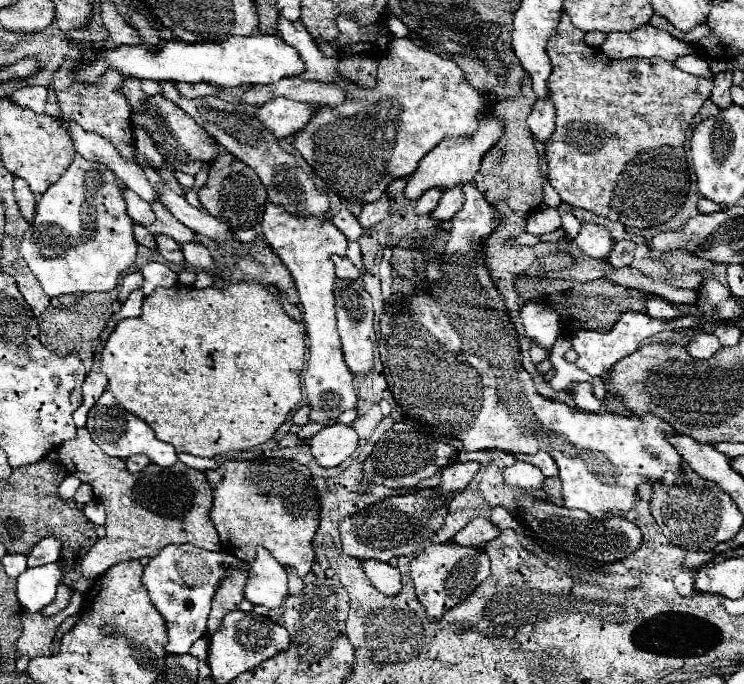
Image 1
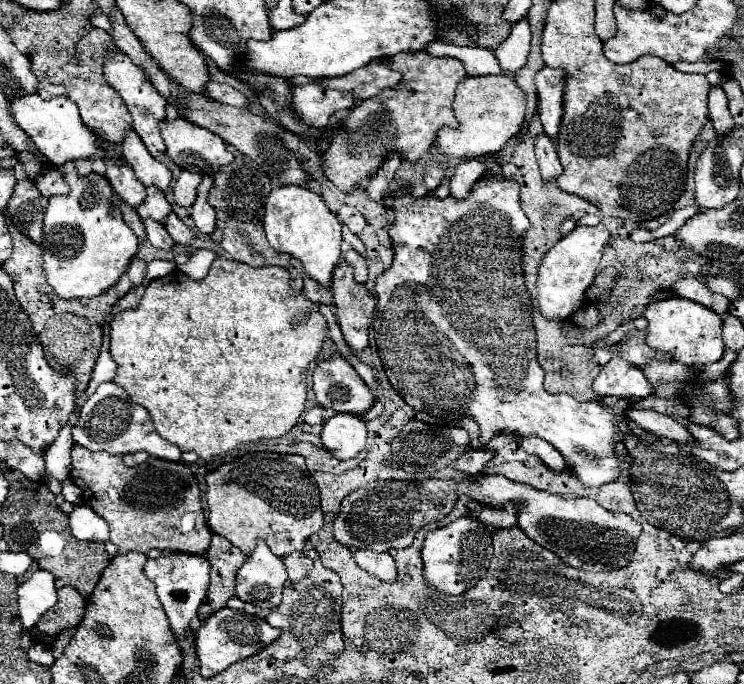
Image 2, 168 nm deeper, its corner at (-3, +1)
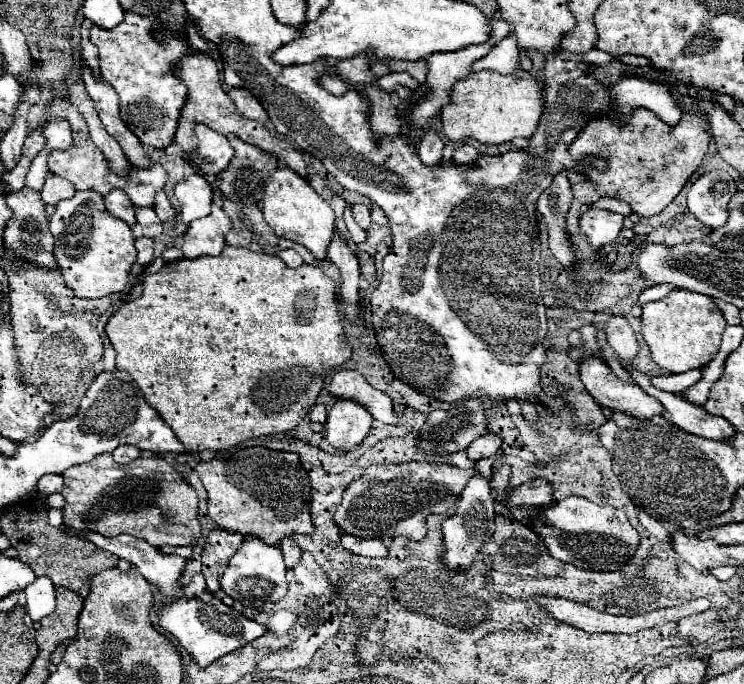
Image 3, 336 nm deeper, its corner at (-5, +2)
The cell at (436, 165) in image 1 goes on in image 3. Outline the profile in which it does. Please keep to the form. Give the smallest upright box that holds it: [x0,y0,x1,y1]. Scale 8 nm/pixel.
[441,68,545,144]

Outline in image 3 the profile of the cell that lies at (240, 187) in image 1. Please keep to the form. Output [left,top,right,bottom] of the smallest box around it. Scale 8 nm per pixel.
[217,136,277,202]

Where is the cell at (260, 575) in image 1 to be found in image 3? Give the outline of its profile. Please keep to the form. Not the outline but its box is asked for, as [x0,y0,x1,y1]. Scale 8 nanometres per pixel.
[219,536,287,608]

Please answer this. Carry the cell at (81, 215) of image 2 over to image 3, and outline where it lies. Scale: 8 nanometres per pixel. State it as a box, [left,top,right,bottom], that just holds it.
[49,192,137,298]

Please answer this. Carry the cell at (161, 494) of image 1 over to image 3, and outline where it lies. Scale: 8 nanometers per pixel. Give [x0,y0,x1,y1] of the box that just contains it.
[61,454,201,548]

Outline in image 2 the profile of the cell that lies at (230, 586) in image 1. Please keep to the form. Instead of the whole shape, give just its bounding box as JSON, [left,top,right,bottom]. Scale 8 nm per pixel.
[205,535,247,611]

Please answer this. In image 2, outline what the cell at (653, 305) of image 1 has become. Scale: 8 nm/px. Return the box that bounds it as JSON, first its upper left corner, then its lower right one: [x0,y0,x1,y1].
[643,299,725,365]

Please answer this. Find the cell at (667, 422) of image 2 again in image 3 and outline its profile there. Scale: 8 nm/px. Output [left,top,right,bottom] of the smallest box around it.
[569,330,663,418]

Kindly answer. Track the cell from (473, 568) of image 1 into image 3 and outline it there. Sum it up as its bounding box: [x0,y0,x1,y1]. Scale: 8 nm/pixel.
[443,470,495,570]

